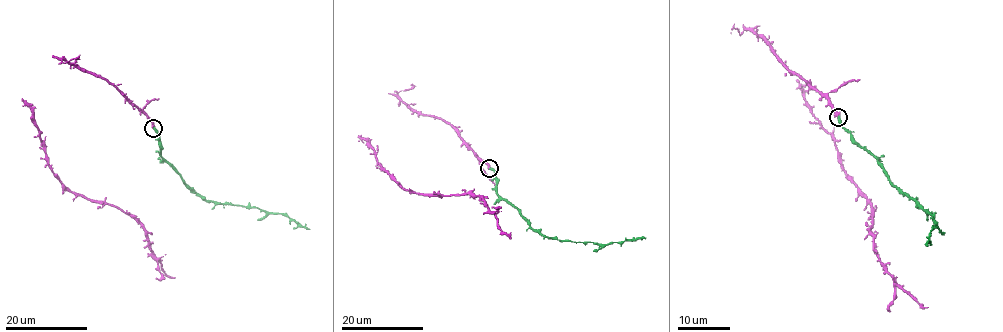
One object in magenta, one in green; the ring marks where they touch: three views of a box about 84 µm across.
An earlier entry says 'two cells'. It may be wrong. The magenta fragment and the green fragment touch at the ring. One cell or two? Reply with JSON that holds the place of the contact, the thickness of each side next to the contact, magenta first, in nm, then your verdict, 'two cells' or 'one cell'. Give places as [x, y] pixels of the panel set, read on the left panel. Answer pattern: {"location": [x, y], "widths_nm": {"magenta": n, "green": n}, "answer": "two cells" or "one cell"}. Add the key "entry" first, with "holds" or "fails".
{"entry": "fails", "location": [153, 128], "widths_nm": {"magenta": 650, "green": 480}, "answer": "one cell"}

